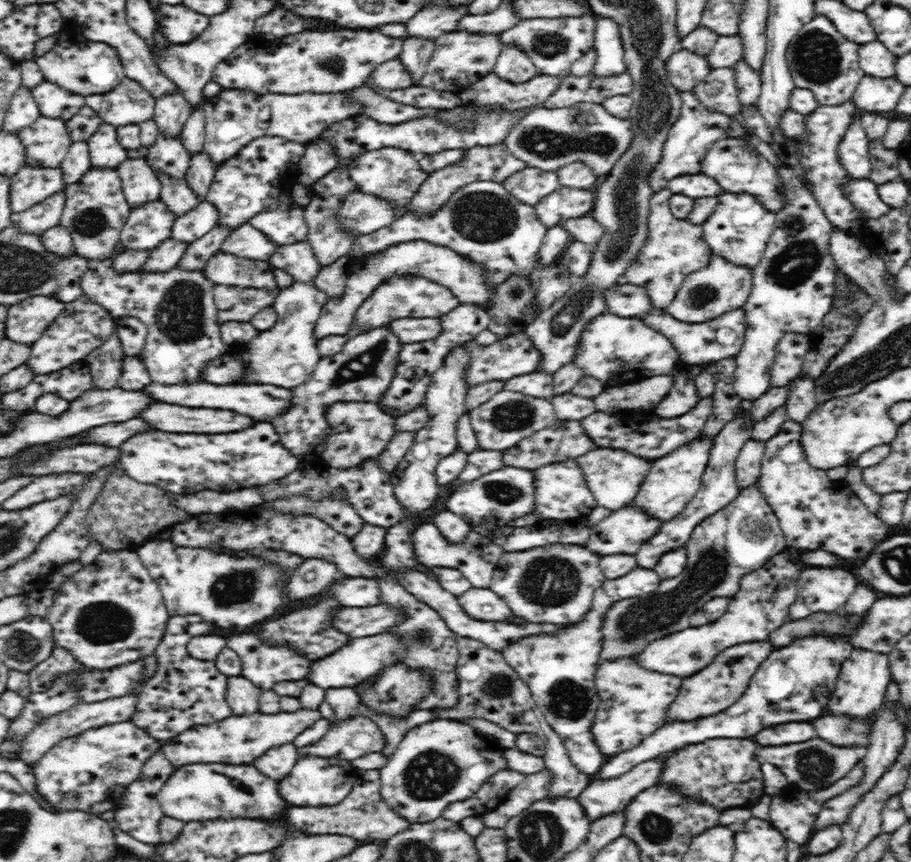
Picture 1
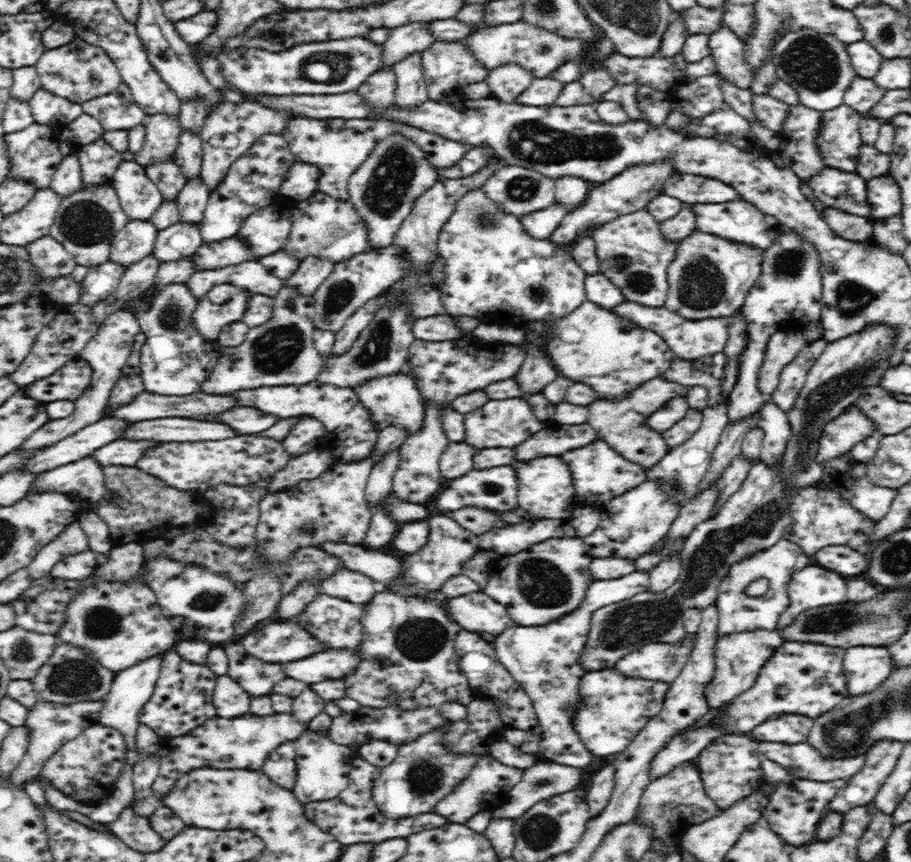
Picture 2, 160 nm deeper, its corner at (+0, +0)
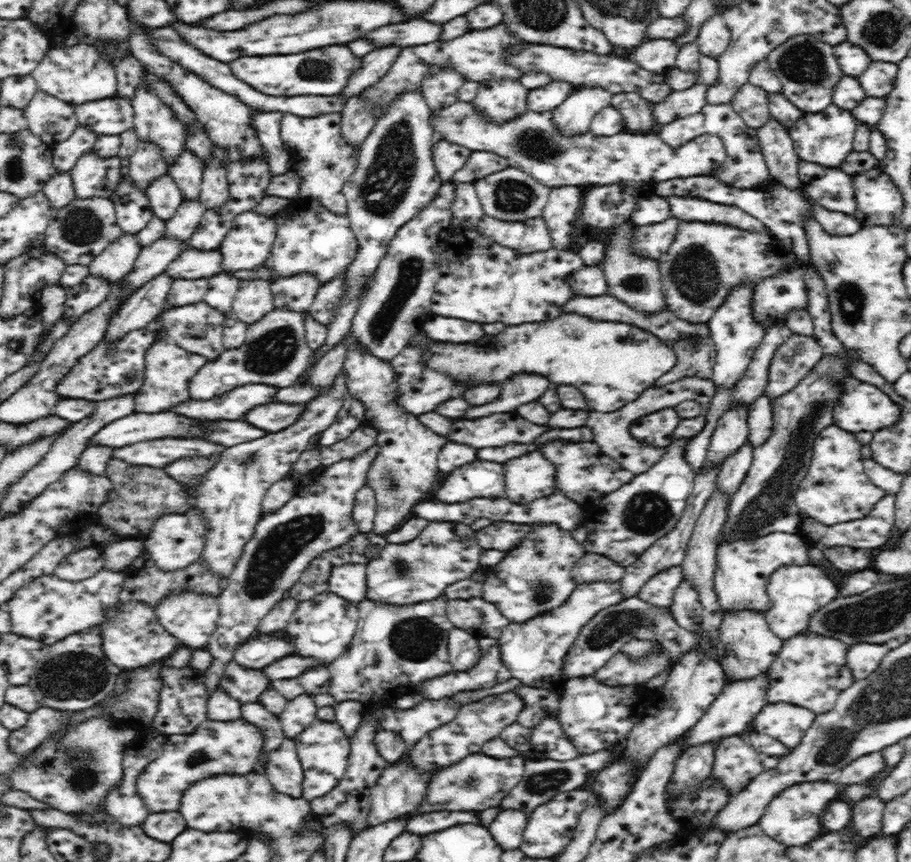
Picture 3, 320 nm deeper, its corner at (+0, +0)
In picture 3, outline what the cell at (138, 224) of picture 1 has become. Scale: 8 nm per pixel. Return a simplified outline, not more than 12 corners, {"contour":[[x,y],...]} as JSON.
{"contour":[[122,234],[88,265],[110,284],[132,272],[143,248]]}

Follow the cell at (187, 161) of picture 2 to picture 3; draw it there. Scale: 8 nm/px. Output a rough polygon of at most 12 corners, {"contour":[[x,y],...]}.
{"contour":[[189,150],[169,166],[183,200],[199,198],[203,162]]}

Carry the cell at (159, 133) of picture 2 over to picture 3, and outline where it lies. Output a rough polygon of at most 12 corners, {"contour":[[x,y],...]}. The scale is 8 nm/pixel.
{"contour":[[140,141],[125,172],[140,190],[169,172],[159,148]]}

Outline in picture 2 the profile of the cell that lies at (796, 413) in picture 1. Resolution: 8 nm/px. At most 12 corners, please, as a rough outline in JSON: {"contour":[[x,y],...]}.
{"contour":[[808,341],[780,372],[771,398],[794,406],[813,362],[828,343]]}

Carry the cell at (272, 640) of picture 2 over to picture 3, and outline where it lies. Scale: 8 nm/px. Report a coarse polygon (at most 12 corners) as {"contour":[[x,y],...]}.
{"contour":[[256,634],[233,652],[244,668],[264,668],[292,654],[280,636]]}

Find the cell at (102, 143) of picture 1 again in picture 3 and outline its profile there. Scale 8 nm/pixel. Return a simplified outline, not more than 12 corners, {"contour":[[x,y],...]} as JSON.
{"contour":[[93,150],[69,170],[75,198],[109,198],[123,172],[118,156]]}

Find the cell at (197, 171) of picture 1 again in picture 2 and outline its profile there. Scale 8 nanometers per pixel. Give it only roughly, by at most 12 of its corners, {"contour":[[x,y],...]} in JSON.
{"contour":[[199,176],[175,199],[179,222],[200,222],[210,191]]}

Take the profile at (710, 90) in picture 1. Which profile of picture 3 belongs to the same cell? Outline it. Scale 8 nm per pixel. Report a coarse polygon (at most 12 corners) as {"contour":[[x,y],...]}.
{"contour":[[707,86],[672,91],[653,103],[659,126],[698,114],[706,102]]}

